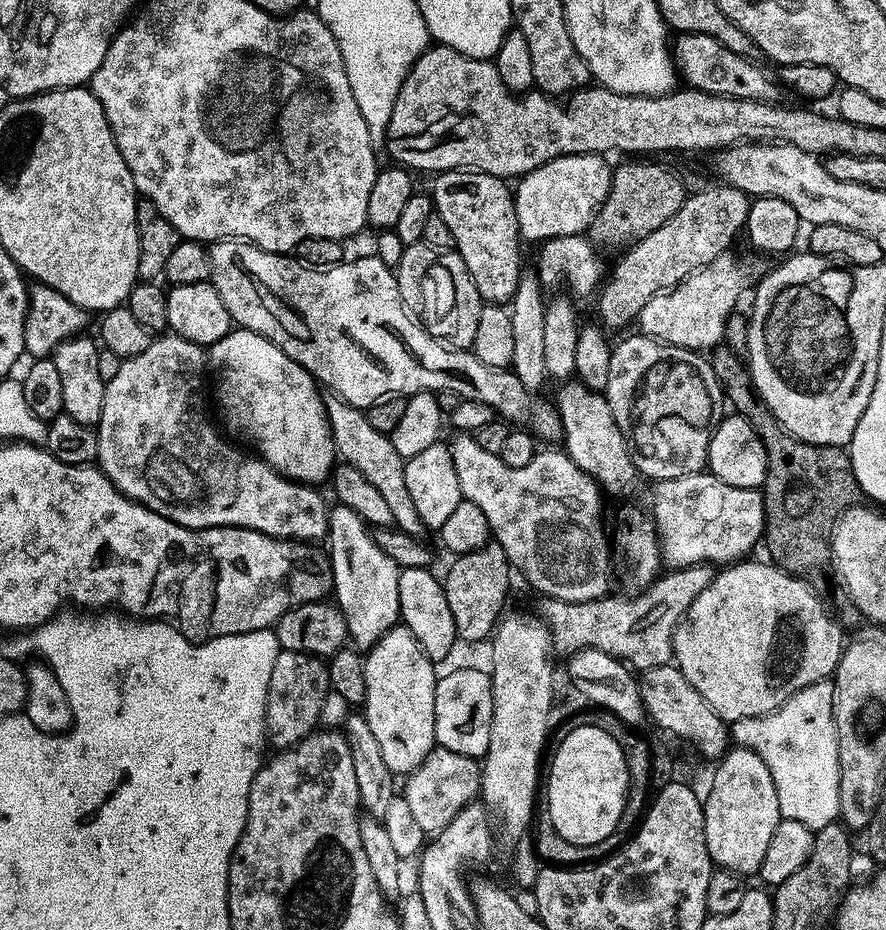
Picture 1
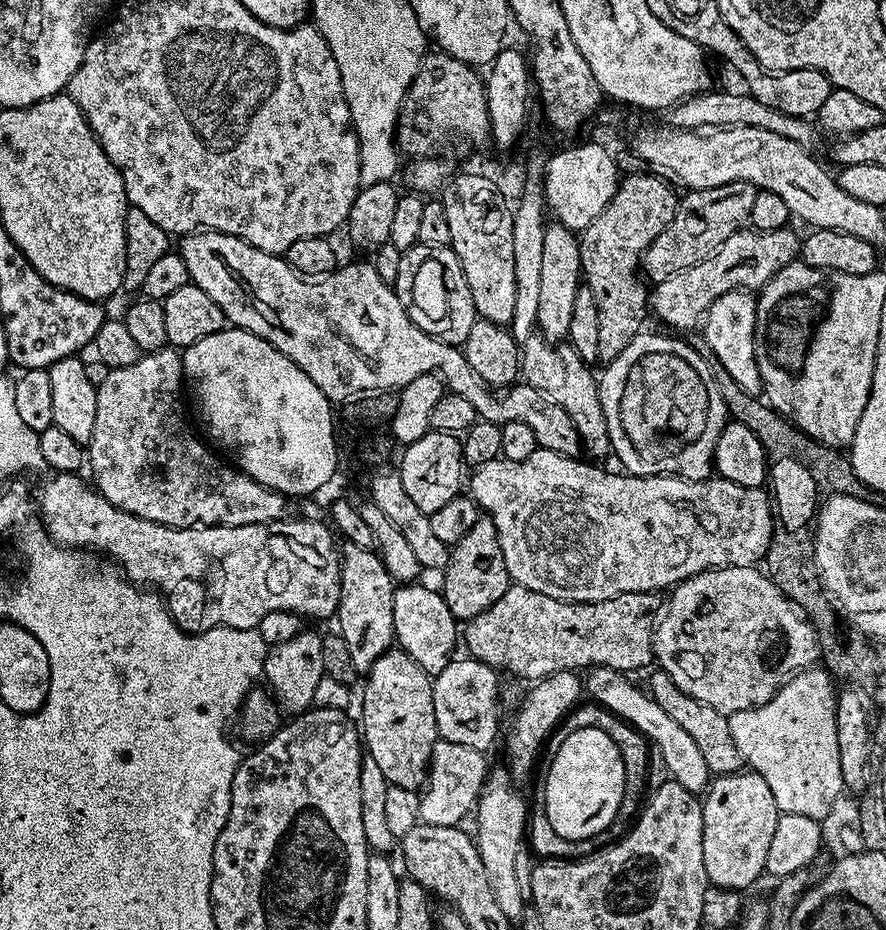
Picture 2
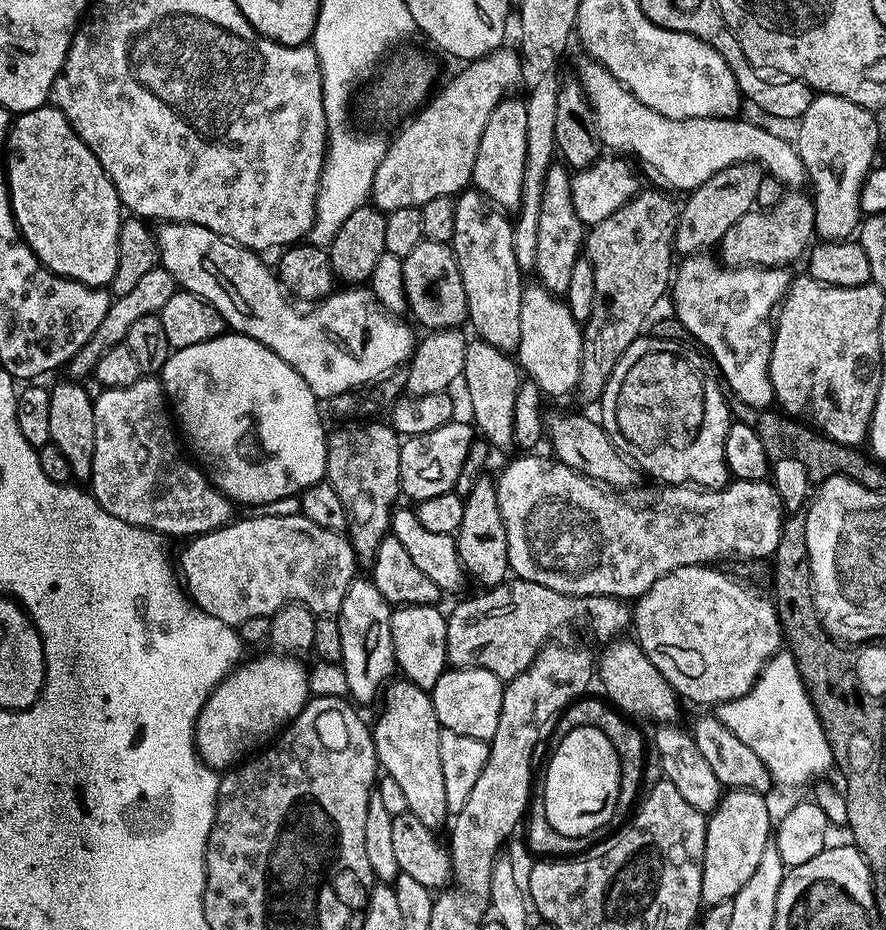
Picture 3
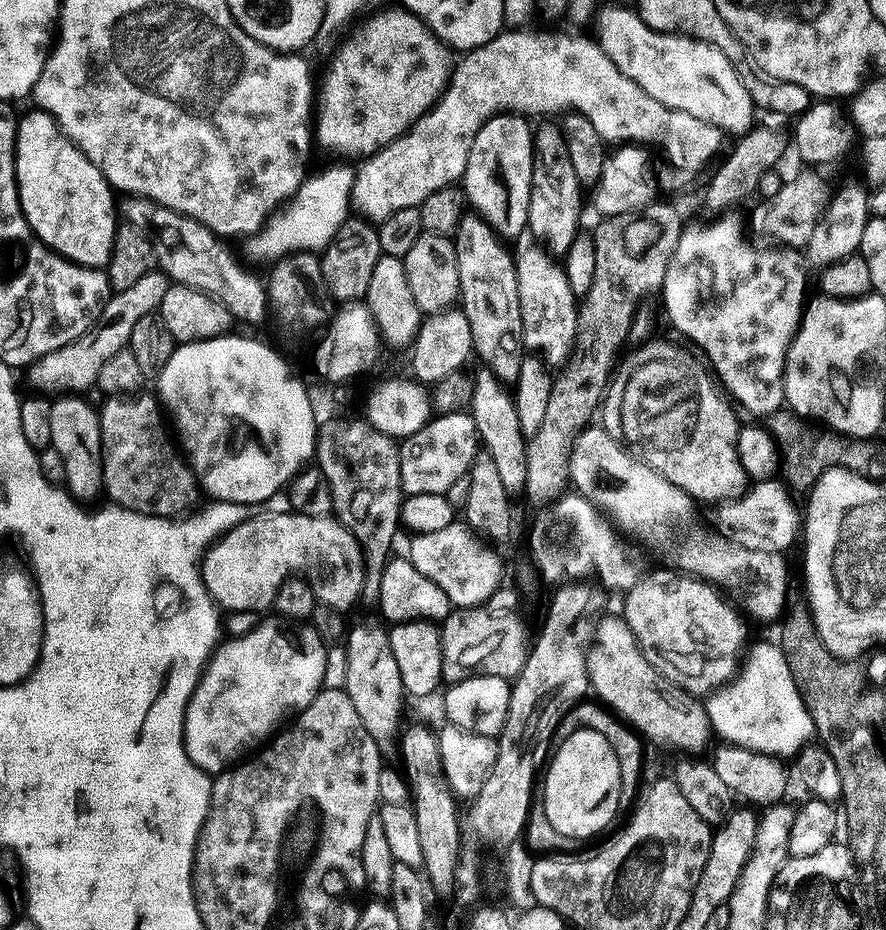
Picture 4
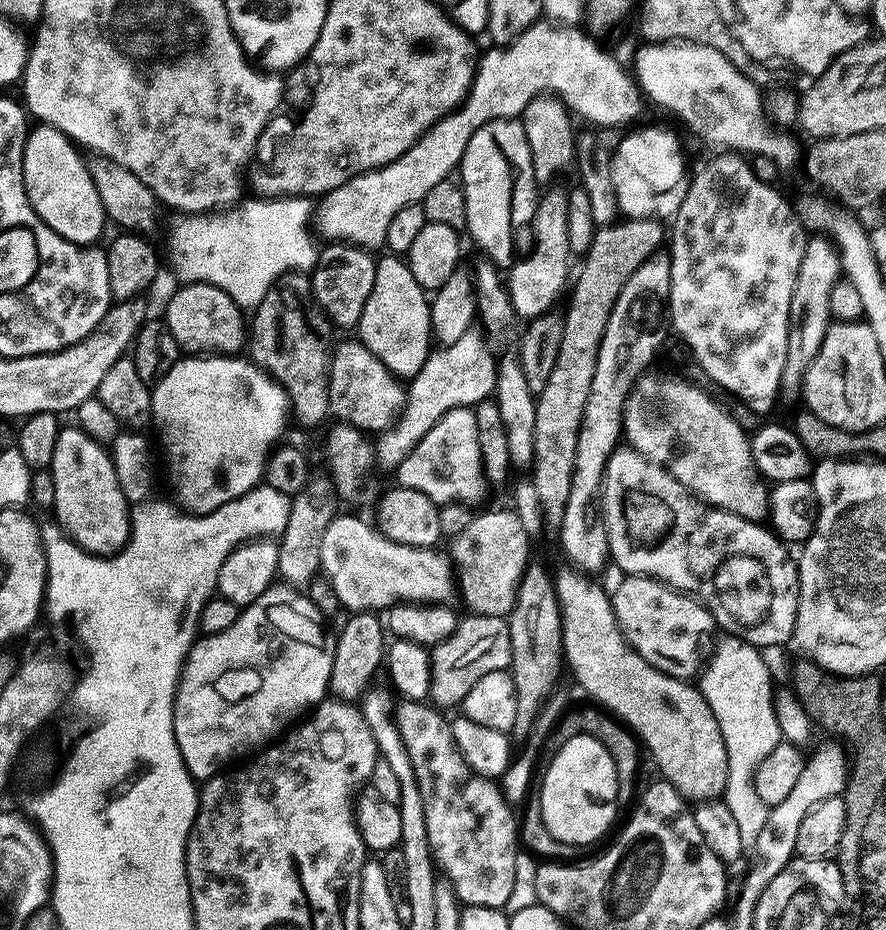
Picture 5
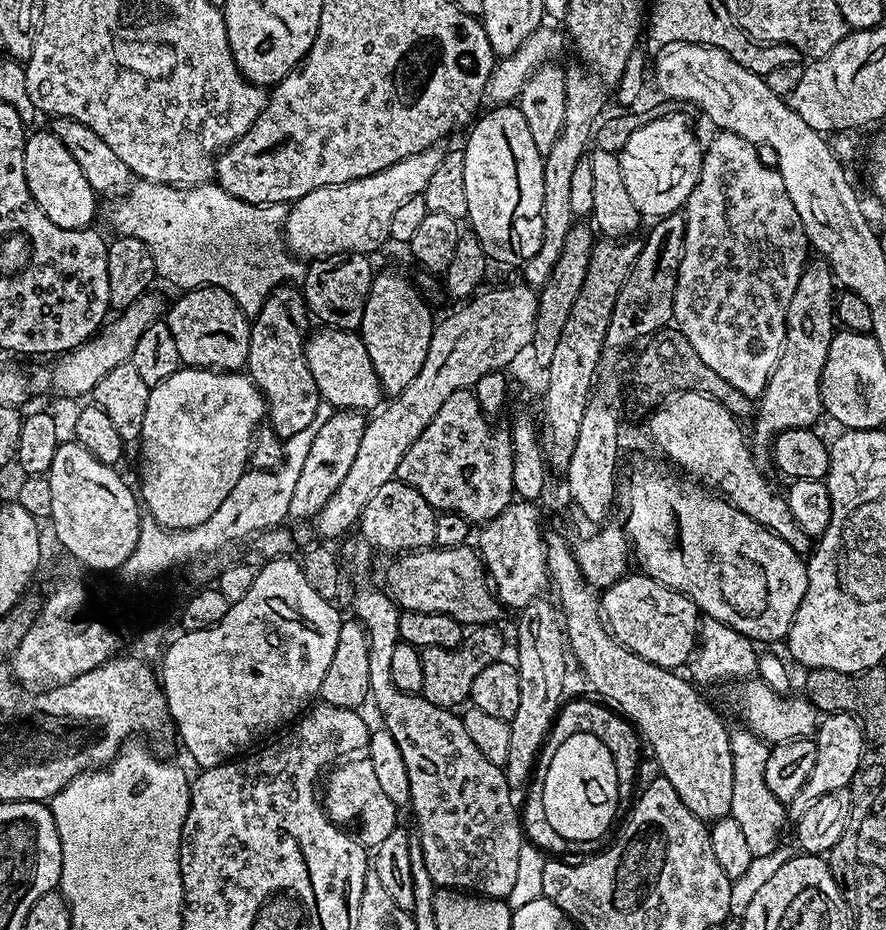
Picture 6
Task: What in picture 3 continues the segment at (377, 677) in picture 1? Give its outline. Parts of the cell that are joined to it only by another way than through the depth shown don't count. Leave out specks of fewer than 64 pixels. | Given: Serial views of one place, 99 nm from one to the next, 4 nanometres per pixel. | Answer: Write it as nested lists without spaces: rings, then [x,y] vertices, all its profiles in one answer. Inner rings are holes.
[[[396,678],[385,687],[383,700],[380,717],[376,724],[371,725],[376,763],[382,769],[383,775],[398,782],[412,816],[419,820],[430,820],[430,800],[446,800],[440,753],[442,729],[434,714],[431,695],[408,680]]]

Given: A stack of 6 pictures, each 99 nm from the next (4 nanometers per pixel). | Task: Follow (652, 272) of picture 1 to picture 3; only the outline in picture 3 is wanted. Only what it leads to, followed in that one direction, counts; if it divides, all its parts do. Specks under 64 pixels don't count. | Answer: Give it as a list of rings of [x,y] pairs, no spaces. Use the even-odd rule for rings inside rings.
[[[746,163],[726,166],[726,170],[718,170],[702,186],[693,188],[688,200],[678,212],[676,221],[675,251],[681,257],[694,256],[703,253],[711,246],[719,245],[720,241],[729,235],[728,231],[736,228],[738,218],[756,208],[758,198],[758,185],[766,175],[759,164]]]

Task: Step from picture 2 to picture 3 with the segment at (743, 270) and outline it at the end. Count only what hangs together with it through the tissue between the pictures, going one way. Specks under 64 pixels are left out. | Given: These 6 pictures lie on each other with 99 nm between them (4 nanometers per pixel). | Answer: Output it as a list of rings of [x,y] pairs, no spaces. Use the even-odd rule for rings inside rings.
[[[796,190],[789,191],[782,198],[782,202],[778,202],[778,206],[753,210],[738,218],[737,229],[752,228],[748,232],[748,245],[745,248],[740,244],[732,245],[731,239],[725,238],[718,245],[718,252],[721,252],[719,255],[734,268],[743,268],[747,264],[758,268],[792,266],[800,256],[799,250],[792,248],[792,240],[804,240],[808,235],[811,237],[816,217],[813,201],[807,195],[800,195],[804,194]]]

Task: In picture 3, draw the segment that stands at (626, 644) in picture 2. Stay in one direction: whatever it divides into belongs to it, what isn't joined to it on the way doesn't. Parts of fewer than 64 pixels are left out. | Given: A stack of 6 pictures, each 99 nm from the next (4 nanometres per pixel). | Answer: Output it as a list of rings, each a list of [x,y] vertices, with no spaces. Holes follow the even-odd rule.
[[[517,579],[497,584],[485,591],[485,596],[464,600],[446,619],[446,650],[452,668],[481,668],[490,670],[499,680],[512,680],[525,672],[534,658],[549,643],[551,632],[563,624],[576,620],[588,612],[588,620],[603,642],[612,642],[625,635],[630,628],[630,608],[615,596],[567,596],[538,586],[534,582]]]

